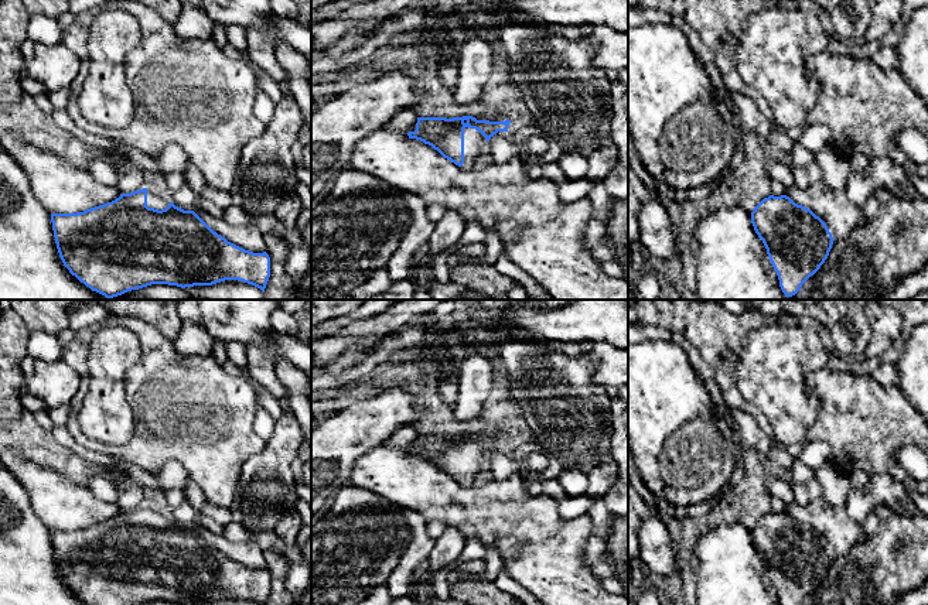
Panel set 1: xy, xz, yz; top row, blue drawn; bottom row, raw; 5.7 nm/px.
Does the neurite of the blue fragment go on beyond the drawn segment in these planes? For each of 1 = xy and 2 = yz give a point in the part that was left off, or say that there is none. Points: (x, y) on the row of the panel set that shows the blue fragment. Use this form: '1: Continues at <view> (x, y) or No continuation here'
1: Continues at xy (159, 200)
2: No continuation here

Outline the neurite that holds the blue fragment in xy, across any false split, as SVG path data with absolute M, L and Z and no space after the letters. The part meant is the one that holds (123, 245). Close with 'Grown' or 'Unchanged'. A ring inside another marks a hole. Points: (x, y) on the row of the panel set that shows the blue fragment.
M154 187L120 194L115 201L83 212L52 213L51 222L64 266L108 300L151 284L185 288L225 280L243 281L265 293L270 277L266 252L253 253L228 242L194 211L175 206L168 194Z. Grown

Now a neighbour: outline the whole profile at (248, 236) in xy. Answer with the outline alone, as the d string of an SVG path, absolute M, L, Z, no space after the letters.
M194 208L192 211L228 242L253 253L266 252L265 235L253 222L235 226L229 225L224 218L212 218L201 208Z

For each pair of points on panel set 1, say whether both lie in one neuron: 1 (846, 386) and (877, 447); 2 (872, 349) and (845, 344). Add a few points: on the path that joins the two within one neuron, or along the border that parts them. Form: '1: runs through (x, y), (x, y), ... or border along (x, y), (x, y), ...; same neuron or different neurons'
1: runs through (848, 402), (865, 424), (865, 431); same neuron
2: border along (869, 338), (863, 351); different neurons

